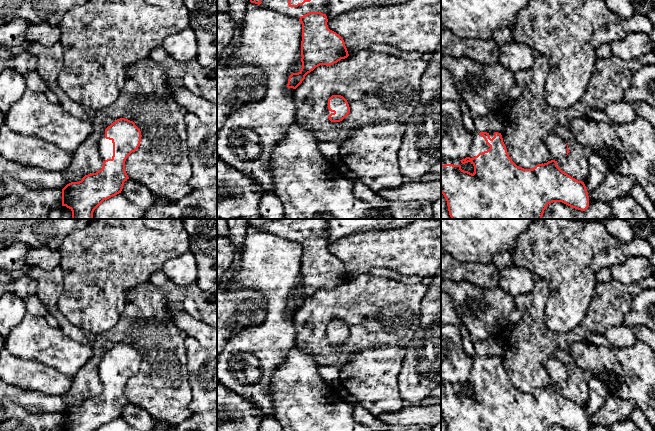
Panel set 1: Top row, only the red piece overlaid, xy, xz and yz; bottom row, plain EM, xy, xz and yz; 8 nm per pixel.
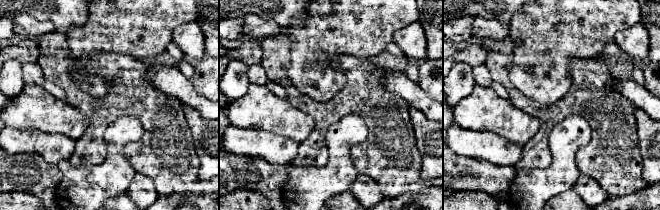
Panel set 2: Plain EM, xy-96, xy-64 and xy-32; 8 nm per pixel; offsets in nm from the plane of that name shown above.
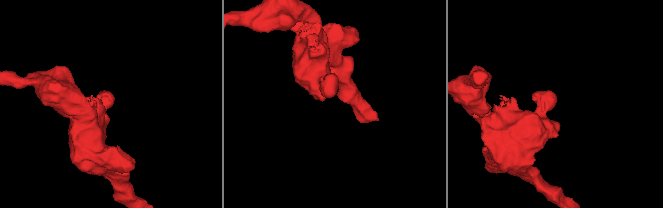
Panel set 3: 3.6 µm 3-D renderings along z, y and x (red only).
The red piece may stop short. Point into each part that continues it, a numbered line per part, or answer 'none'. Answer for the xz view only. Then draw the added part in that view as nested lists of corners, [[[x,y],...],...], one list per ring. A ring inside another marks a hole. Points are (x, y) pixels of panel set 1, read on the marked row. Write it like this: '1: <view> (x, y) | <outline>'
1: xz (281, 6) | [[[261,0],[260,5],[298,20],[301,16],[309,12],[327,13],[327,0],[311,0],[310,2],[305,2],[303,5],[299,5],[298,7],[290,7],[288,1],[289,0]]]

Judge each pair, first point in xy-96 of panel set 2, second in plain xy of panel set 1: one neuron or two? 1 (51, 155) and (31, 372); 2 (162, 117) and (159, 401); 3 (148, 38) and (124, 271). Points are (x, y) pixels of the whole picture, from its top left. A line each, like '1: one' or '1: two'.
1: one
2: one
3: one

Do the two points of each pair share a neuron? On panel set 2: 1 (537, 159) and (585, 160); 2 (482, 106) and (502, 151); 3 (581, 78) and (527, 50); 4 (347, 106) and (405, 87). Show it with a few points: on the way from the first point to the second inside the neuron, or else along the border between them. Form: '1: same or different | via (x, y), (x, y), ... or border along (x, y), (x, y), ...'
1: same | via (545, 129), (562, 109), (583, 109), (597, 130)
2: different | border along (472, 129), (491, 131), (516, 144)
3: different | border along (590, 58), (569, 60), (571, 85), (564, 95)
4: different | border along (384, 70), (382, 85), (401, 96), (410, 105)

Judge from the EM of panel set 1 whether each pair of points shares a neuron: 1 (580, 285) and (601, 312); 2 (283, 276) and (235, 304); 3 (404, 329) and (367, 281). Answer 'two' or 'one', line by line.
1: two
2: two
3: one

